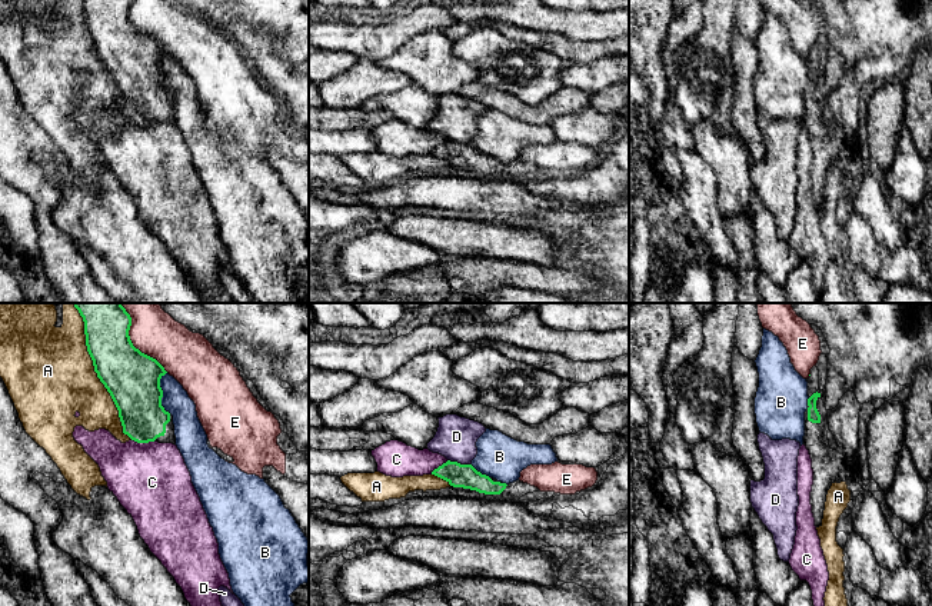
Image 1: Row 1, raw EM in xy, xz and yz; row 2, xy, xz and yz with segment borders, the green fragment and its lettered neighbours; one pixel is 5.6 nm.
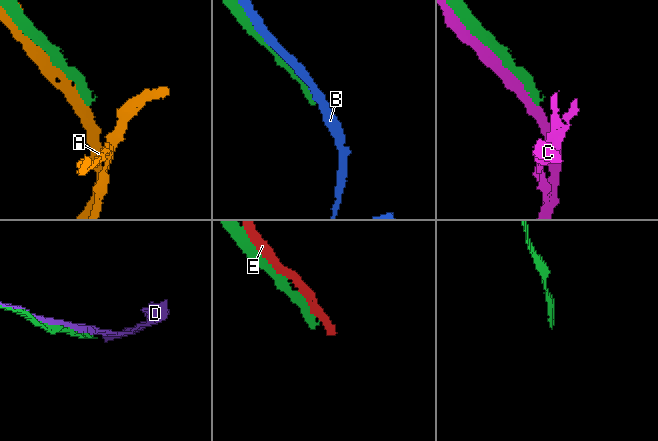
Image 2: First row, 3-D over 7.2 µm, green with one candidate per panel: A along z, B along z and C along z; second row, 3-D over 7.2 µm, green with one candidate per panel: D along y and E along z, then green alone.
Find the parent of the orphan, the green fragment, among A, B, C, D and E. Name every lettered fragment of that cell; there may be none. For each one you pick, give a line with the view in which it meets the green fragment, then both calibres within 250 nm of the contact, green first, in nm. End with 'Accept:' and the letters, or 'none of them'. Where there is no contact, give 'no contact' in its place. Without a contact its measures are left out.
Accept: none of them

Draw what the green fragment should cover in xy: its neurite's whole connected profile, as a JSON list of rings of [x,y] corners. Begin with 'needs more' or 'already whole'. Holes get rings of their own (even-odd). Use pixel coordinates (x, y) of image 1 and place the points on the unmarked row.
needs more | [[[83,0],[94,51],[110,73],[123,113],[137,123],[176,124],[174,104],[162,86],[160,59],[167,53],[130,20],[132,0]]]

